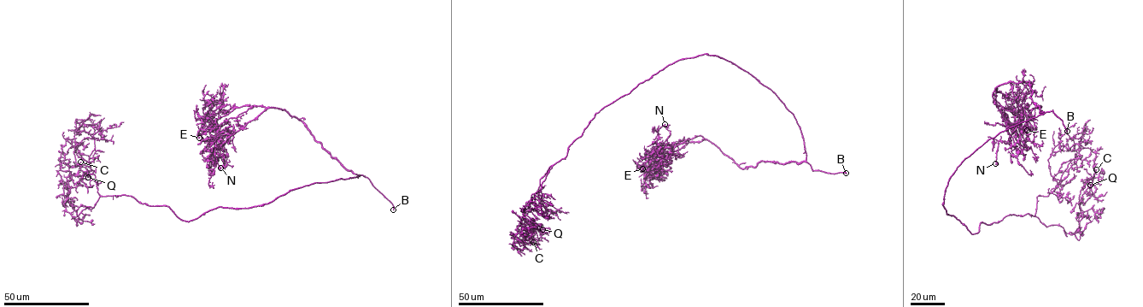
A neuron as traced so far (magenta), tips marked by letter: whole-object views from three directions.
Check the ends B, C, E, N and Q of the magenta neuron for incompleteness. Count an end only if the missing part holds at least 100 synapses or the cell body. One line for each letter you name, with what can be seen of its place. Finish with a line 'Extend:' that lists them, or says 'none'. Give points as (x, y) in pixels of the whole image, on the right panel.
B: Place: (1067, 131)
Extend: B

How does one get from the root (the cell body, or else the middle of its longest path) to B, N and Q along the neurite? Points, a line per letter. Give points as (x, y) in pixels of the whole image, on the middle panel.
B: (719, 56), (732, 61), (770, 89), (791, 112), (803, 138), (806, 161), (813, 170), (846, 173)
N: (719, 56), (770, 89), (791, 112), (805, 159), (760, 161), (742, 168), (700, 136), (658, 145), (665, 124)
Q: (719, 56), (702, 54), (678, 60), (597, 112), (521, 210), (522, 218), (542, 229)

